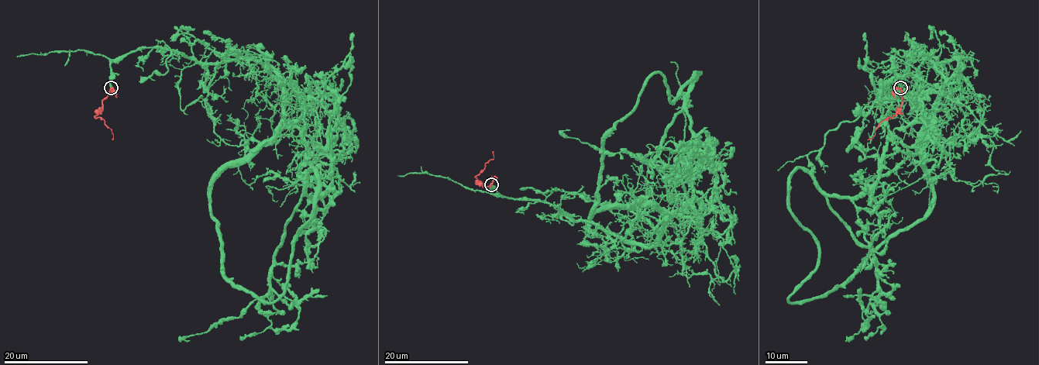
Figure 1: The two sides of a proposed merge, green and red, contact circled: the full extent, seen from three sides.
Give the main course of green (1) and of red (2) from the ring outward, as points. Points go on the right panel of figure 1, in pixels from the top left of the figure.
1: (900, 87), (916, 47), (960, 63), (916, 153), (876, 188), (826, 197), (875, 259), (877, 295), (846, 340)
2: (900, 87), (901, 108), (892, 116), (882, 120), (875, 129), (874, 136), (867, 139)

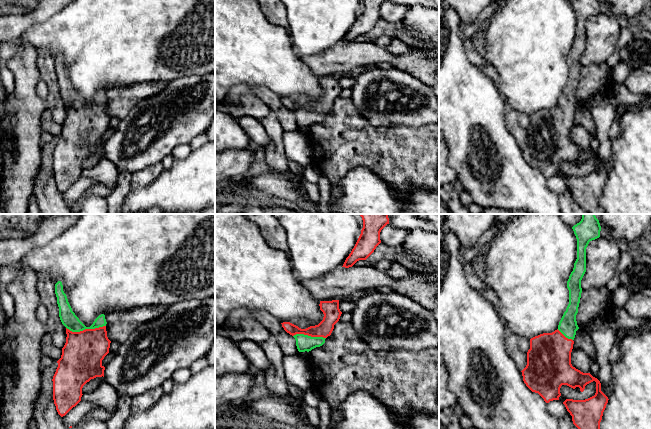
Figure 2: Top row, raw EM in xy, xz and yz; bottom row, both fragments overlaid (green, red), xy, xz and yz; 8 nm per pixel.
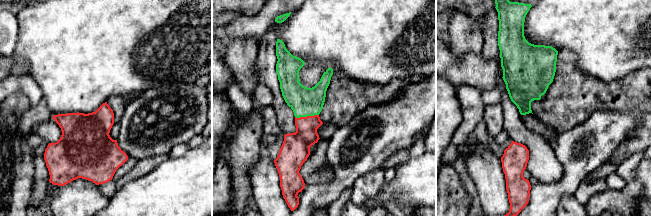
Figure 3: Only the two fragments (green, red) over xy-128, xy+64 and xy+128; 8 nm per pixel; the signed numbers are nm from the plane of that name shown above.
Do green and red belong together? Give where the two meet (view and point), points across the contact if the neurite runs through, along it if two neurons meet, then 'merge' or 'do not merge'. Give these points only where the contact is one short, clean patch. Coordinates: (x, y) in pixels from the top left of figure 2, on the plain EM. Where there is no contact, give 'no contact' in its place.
meets green in xy at (85, 104); runs through xy (68, 94), (78, 104), (85, 104), (85, 124), (82, 131); merge

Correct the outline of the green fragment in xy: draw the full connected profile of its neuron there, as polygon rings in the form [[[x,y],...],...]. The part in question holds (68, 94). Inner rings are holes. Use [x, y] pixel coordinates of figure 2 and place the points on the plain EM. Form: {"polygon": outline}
{"polygon": [[[61,57],[55,60],[55,70],[59,83],[59,93],[66,103],[66,119],[53,152],[53,176],[58,190],[63,193],[75,183],[82,173],[82,164],[91,155],[104,153],[102,136],[109,129],[111,117],[107,113],[105,91],[99,91],[90,103],[86,103],[72,87]]]}

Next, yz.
{"polygon": [[[576,0],[572,3],[577,15],[577,35],[573,47],[567,57],[569,66],[569,80],[564,88],[558,105],[552,109],[543,109],[530,115],[530,125],[527,128],[527,141],[521,147],[526,162],[535,169],[538,169],[546,179],[559,176],[560,164],[567,161],[573,165],[580,164],[583,168],[585,162],[593,157],[596,158],[596,169],[585,176],[566,175],[563,180],[572,192],[573,200],[590,214],[606,214],[600,205],[603,188],[608,179],[608,173],[601,167],[600,157],[590,149],[583,149],[571,140],[571,128],[573,125],[576,107],[579,105],[576,97],[580,79],[582,64],[581,56],[586,48],[586,24],[590,17],[600,13],[600,0]]]}

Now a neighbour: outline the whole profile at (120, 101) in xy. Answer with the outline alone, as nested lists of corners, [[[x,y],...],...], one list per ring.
[[[144,82],[107,89],[105,95],[108,115],[122,120],[141,100],[159,93],[166,84],[167,82]]]

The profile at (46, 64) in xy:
[[[38,51],[37,67],[41,74],[41,79],[46,83],[48,95],[45,99],[47,110],[50,111],[56,123],[63,124],[66,119],[66,103],[59,93],[59,83],[55,70],[55,60],[51,54]]]

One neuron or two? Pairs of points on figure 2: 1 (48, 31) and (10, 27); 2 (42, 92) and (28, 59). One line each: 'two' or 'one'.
1: two
2: two

